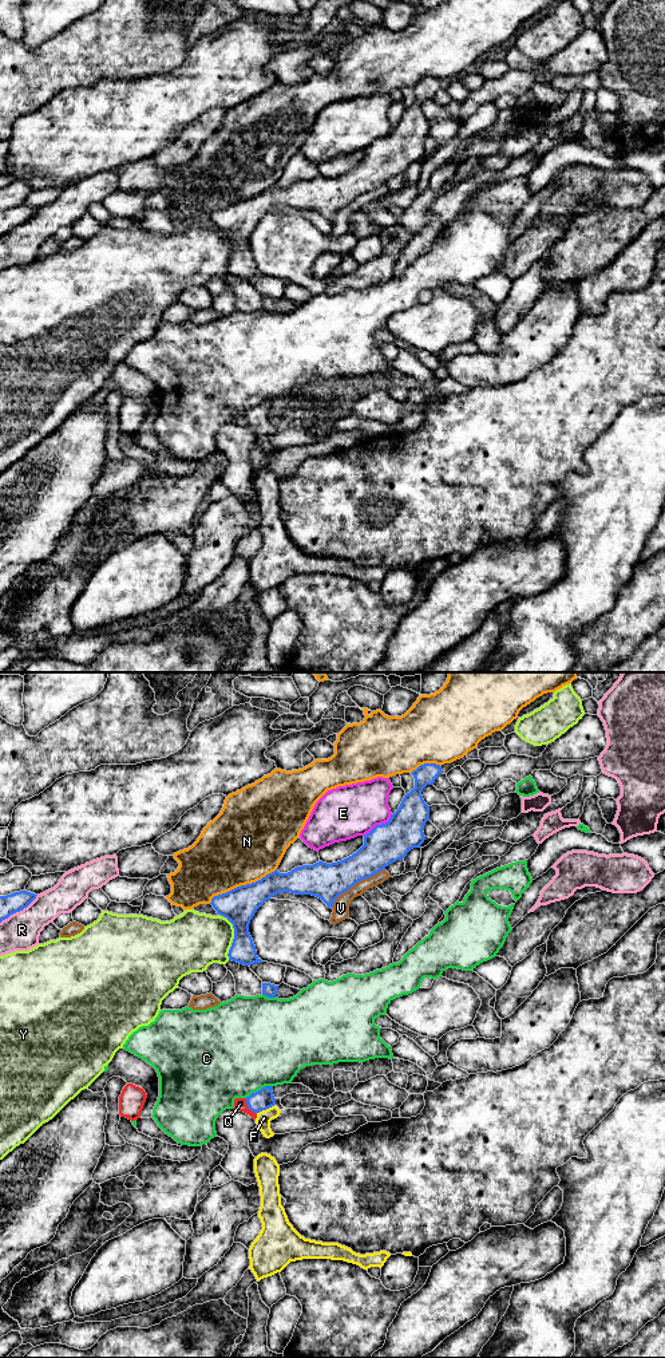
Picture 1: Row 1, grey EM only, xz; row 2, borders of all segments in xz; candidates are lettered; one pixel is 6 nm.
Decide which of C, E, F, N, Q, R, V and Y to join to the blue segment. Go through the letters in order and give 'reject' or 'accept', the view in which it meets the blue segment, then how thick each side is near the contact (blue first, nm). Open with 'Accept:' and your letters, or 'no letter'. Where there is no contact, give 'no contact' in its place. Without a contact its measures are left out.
Accept: F
C: reject | xz | 120/500 nm
E: reject | xz | 240/320 nm
F: accept | xz | 120/90 nm
N: reject | xz | 220/460 nm
Q: reject | xz | 120/80 nm
R: reject | xz | 120/220 nm
V: reject | xz | 220/100 nm
Y: reject | xz | 220/340 nm

